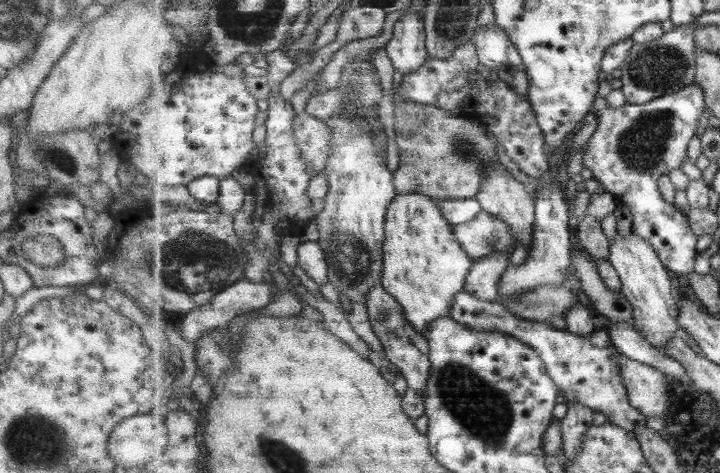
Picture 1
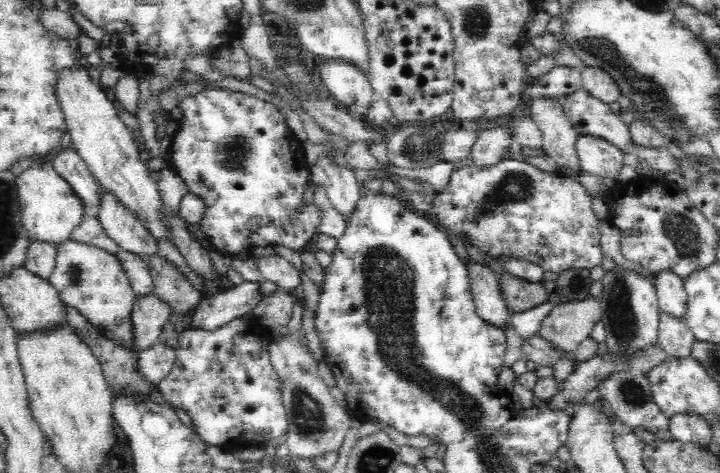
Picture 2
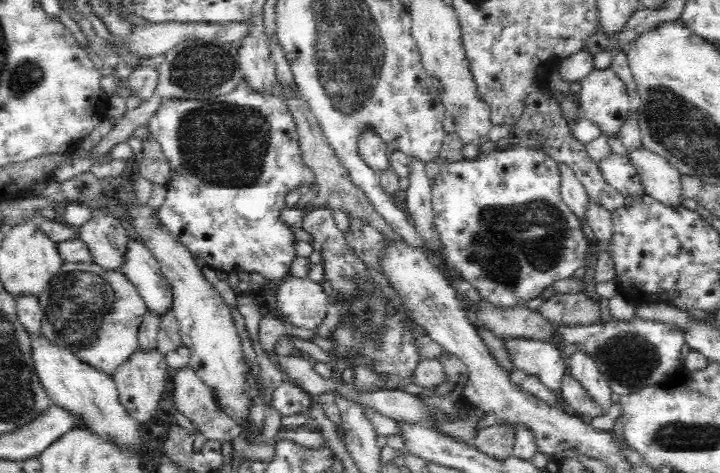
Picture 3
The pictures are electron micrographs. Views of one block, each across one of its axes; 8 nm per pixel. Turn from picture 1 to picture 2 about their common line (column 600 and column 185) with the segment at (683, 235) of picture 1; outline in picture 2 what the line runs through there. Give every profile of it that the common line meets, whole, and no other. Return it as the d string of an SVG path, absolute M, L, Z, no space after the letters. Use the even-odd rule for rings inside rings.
M206 89L203 92L198 92L194 96L186 96L182 99L179 106L182 109L182 120L179 124L178 131L173 135L170 146L170 154L166 158L166 162L171 165L174 172L187 183L189 193L196 194L206 203L204 210L204 218L200 222L200 229L208 235L208 239L212 241L213 249L216 249L228 256L233 256L234 253L242 249L251 249L255 246L285 246L292 250L298 250L300 247L311 246L318 233L318 225L320 217L316 207L301 206L299 204L304 198L306 190L308 190L309 182L309 164L305 159L305 151L301 142L298 142L292 132L289 130L286 120L280 110L274 104L258 99L242 92L231 92L230 90L210 90Z

